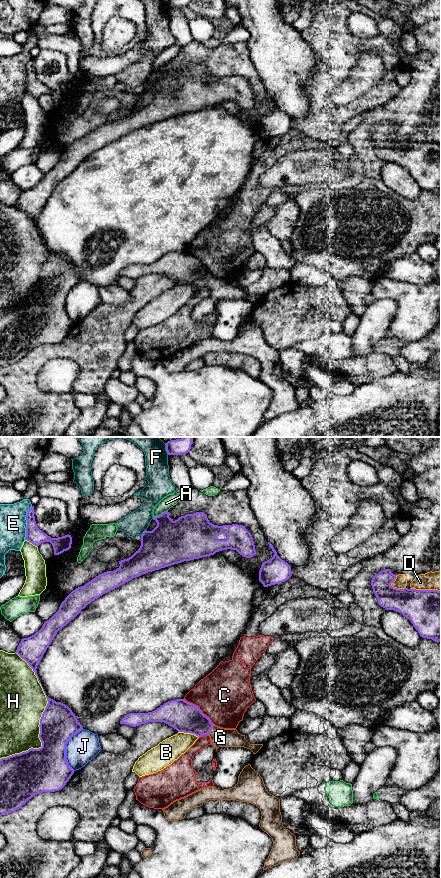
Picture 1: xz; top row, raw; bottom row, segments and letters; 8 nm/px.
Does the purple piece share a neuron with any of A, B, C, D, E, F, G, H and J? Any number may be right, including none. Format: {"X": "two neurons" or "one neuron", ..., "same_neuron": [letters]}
{"A": "two neurons", "B": "two neurons", "C": "two neurons", "D": "two neurons", "E": "two neurons", "F": "two neurons", "G": "one neuron", "H": "two neurons", "J": "two neurons", "same_neuron": ["G"]}

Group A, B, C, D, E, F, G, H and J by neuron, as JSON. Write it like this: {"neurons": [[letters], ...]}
{"neurons": [["A"], ["B"], ["C"], ["D"], ["E"], ["F"], ["G"], ["H"], ["J"]]}

